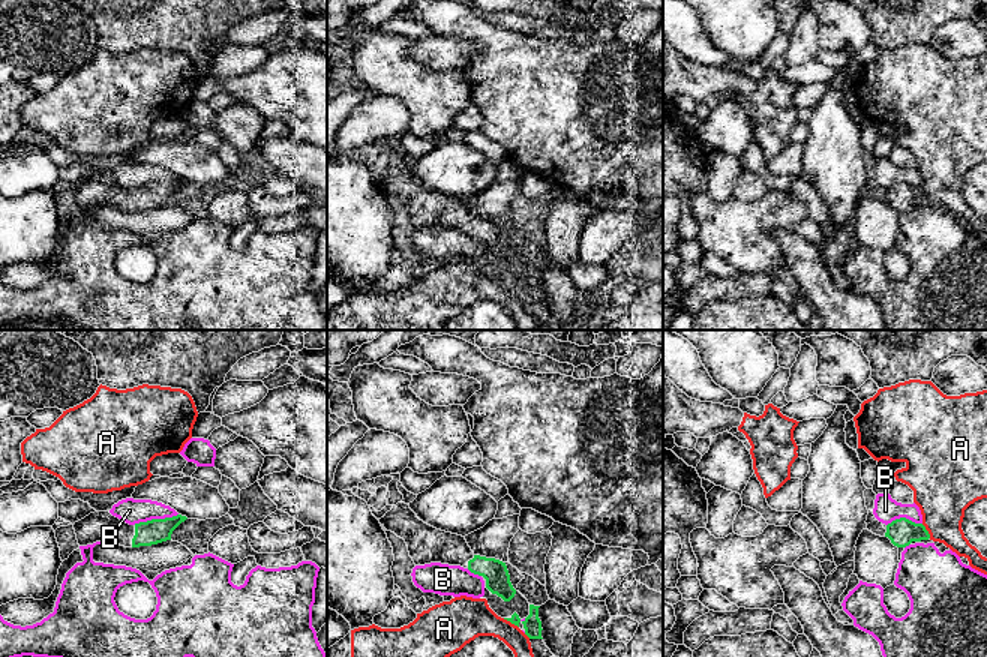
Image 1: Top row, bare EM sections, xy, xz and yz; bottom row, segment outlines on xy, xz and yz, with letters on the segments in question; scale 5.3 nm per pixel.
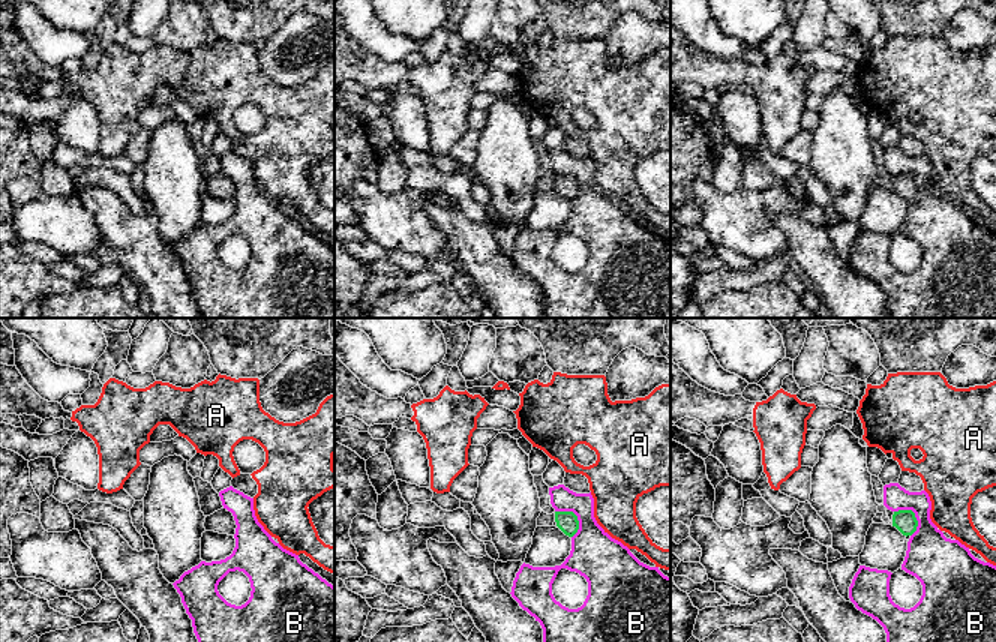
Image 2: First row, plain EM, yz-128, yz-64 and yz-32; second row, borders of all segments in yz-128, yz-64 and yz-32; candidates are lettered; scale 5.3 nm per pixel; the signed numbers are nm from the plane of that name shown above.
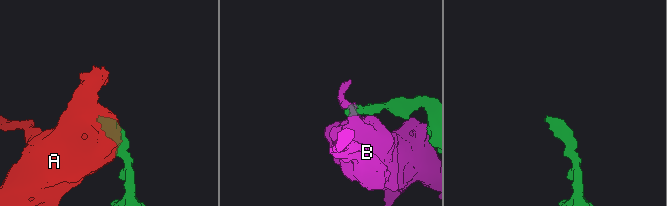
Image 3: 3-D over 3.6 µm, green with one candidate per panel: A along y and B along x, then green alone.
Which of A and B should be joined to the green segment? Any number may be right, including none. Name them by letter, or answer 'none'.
none

